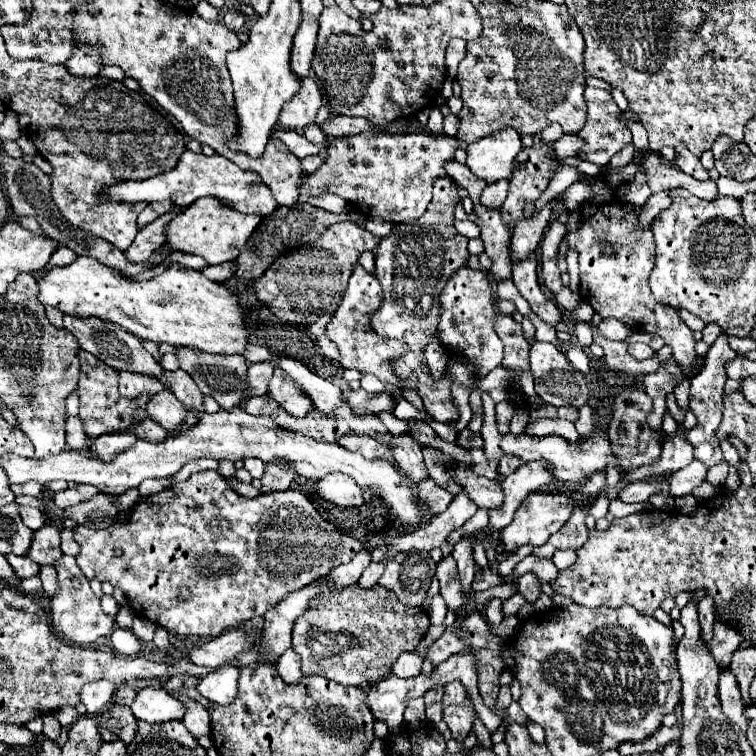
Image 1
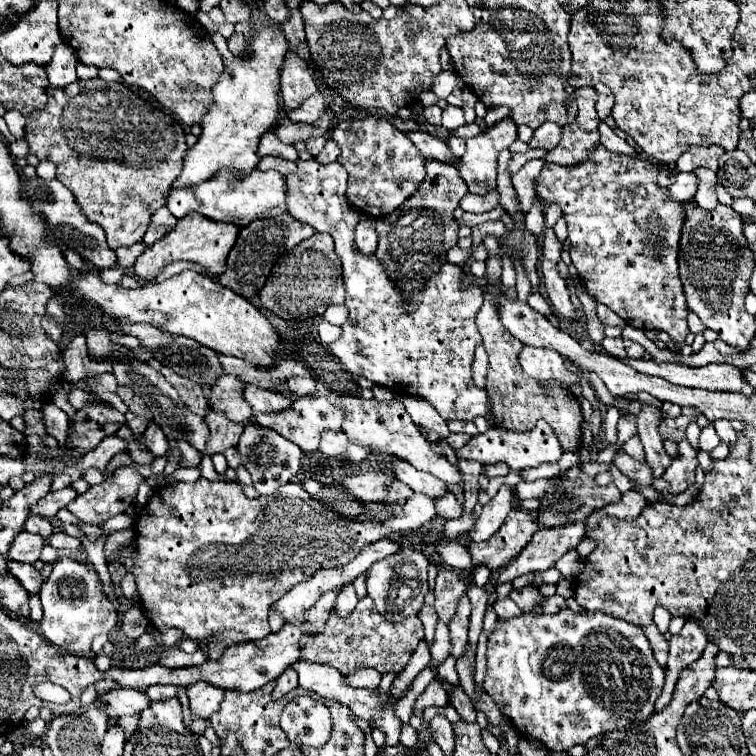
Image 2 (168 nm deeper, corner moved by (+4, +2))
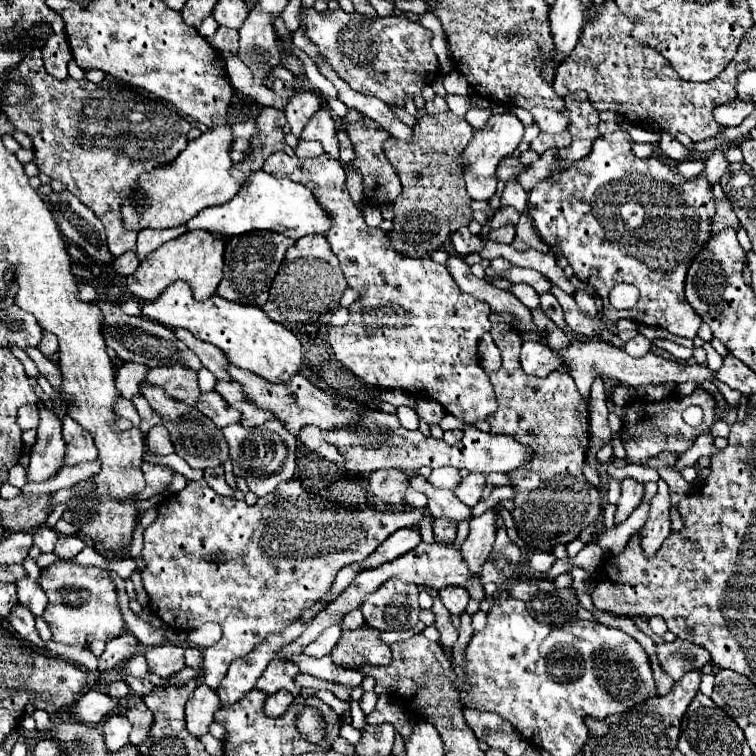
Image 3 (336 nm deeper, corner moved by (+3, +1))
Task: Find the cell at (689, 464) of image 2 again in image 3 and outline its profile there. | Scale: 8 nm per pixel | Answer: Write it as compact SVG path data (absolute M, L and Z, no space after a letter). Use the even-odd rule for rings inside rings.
M658 480L658 494L652 498L648 520L638 534L640 546L646 554L646 558L652 558L670 534L670 516L668 516L670 506L668 504L670 504L670 490L668 490L666 482Z

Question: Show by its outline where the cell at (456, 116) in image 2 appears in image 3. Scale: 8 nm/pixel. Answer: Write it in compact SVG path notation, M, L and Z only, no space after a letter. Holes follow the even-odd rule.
M446 94L448 108L450 108L454 114L458 114L458 116L464 116L464 114L472 108L472 98L474 98L474 94L464 94L464 96Z

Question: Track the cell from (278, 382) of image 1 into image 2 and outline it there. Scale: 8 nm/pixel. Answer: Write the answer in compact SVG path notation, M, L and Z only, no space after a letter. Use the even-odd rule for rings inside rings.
M247 385L245 387L245 399L249 401L249 405L253 407L253 413L271 413L271 411L283 411L289 409L293 405L291 399L273 393L269 389L261 389L257 385Z

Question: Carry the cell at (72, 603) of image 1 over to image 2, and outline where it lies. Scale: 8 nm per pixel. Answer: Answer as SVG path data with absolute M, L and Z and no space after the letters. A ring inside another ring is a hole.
M59 559L53 563L53 571L39 595L45 611L39 623L43 637L69 653L87 653L91 641L101 633L111 633L119 621L113 603L101 593L97 573L73 559Z

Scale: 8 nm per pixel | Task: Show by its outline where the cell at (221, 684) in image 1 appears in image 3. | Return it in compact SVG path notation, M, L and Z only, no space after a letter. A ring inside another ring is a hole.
M200 684L186 704L186 730L194 738L208 734L208 726L212 724L216 710L218 698L214 690L210 690L206 684Z

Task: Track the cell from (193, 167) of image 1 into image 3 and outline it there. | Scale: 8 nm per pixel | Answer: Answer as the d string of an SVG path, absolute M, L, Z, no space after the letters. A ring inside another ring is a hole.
M264 170L256 172L250 180L250 186L242 188L234 200L222 206L206 208L198 216L194 216L188 224L188 230L206 230L206 232L220 232L226 236L234 234L244 234L244 232L254 232L254 230L270 230L284 234L288 238L300 240L308 234L322 234L326 236L328 230L332 228L332 220L326 210L318 204L314 194L292 180L286 178L276 178Z

